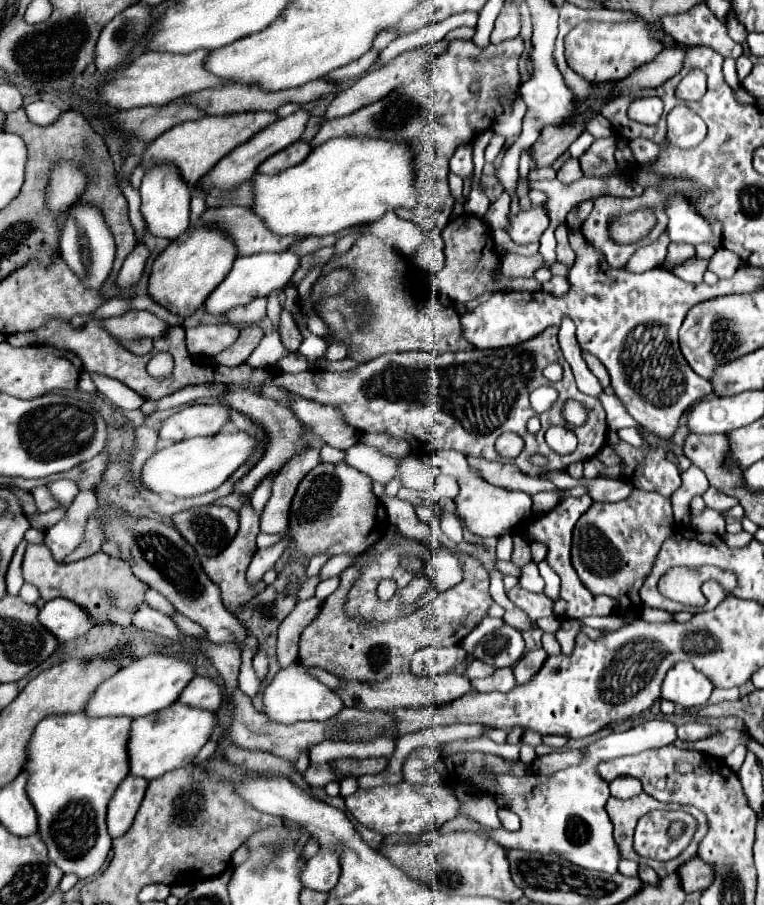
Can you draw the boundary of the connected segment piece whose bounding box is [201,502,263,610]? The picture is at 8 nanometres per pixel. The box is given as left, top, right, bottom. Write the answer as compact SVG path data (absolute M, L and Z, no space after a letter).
M249 502L239 510L239 518L241 518L241 524L239 524L239 530L237 530L237 536L231 540L231 544L217 556L213 558L201 558L201 566L203 570L207 572L207 576L221 588L221 596L223 596L223 604L227 610L237 610L241 608L245 602L249 602L259 590L263 590L263 582L257 584L257 586L249 586L247 584L247 578L245 578L245 572L247 572L247 566L253 558L253 554L257 552L257 546L255 546L255 538L259 534L259 516L253 512L253 508L249 506Z

